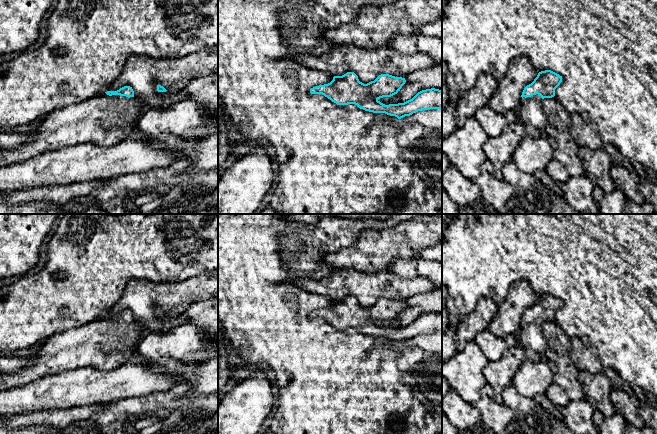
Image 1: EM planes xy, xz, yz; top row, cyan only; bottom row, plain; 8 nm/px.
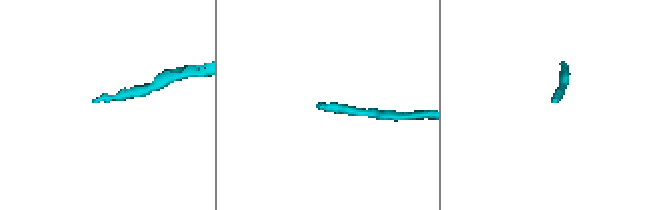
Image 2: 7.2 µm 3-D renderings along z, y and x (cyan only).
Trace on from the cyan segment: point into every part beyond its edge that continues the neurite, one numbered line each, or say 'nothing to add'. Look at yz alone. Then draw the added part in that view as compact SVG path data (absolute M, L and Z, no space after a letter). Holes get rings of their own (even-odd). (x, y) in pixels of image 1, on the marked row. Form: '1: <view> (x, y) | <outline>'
1: yz (530, 111) | M540 95L521 98L517 114L524 125L526 136L538 138L545 133L546 116Z

